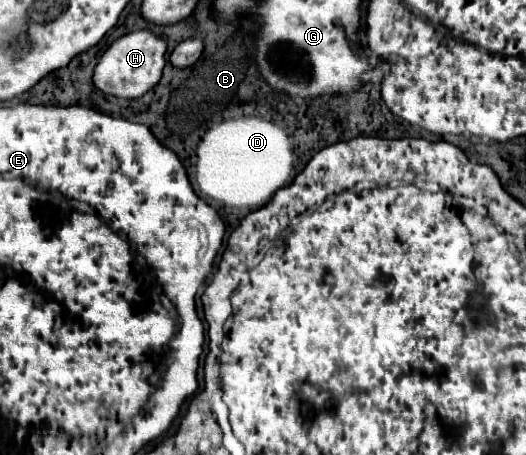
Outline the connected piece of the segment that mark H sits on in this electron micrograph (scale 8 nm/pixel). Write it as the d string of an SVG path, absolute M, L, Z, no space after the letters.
M138 30L130 32L122 38L118 38L100 58L92 82L96 88L100 88L104 94L116 96L116 98L140 98L146 94L150 88L154 88L162 76L164 68L164 54L166 54L166 40L148 32L148 30Z

